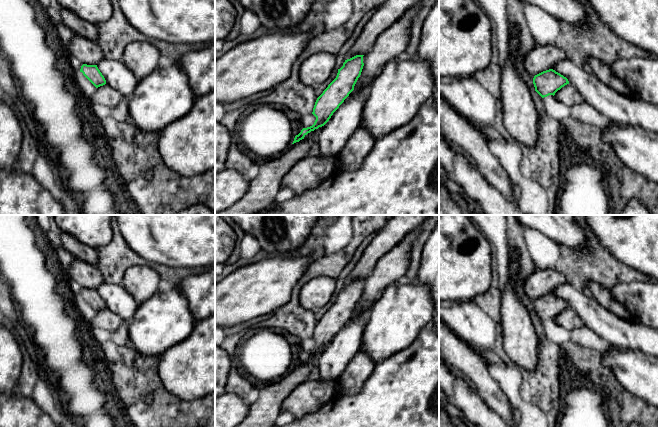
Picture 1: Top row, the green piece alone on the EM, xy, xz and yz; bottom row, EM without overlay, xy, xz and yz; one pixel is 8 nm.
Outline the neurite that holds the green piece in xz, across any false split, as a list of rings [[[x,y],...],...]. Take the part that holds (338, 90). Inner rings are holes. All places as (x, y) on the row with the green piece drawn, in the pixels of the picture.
[[[385,0],[377,8],[376,13],[366,23],[355,44],[347,53],[345,62],[338,69],[336,78],[317,98],[312,112],[316,117],[314,124],[303,128],[295,136],[292,145],[286,152],[260,166],[258,175],[249,182],[246,194],[239,201],[215,215],[255,215],[275,202],[283,176],[297,162],[308,156],[311,146],[318,141],[318,135],[323,126],[349,94],[354,89],[360,90],[369,87],[390,61],[406,55],[406,49],[410,40],[411,24],[421,7],[421,0]]]

